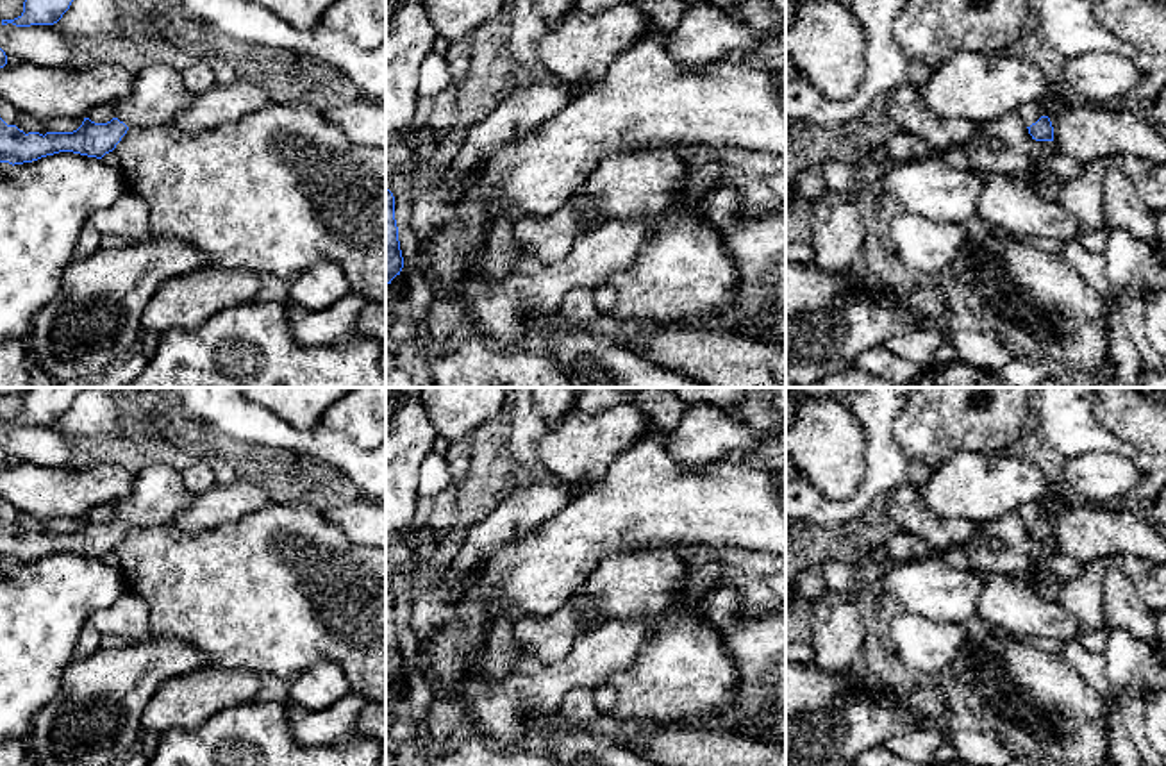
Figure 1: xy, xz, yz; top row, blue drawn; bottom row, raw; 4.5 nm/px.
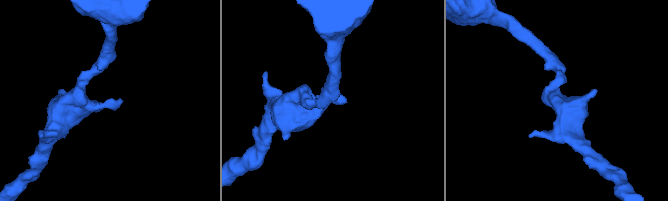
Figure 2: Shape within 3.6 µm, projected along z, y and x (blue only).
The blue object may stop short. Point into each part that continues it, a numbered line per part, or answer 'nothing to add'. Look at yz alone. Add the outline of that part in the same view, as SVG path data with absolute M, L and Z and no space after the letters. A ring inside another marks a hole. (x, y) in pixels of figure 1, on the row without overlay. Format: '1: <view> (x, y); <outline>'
1: yz (1031, 513); M1050 484L1039 500L1023 505L1018 512L1023 518L1025 525L1030 527L1041 516L1045 516L1045 507L1050 502L1062 498L1070 498L1068 489L1064 486Z

